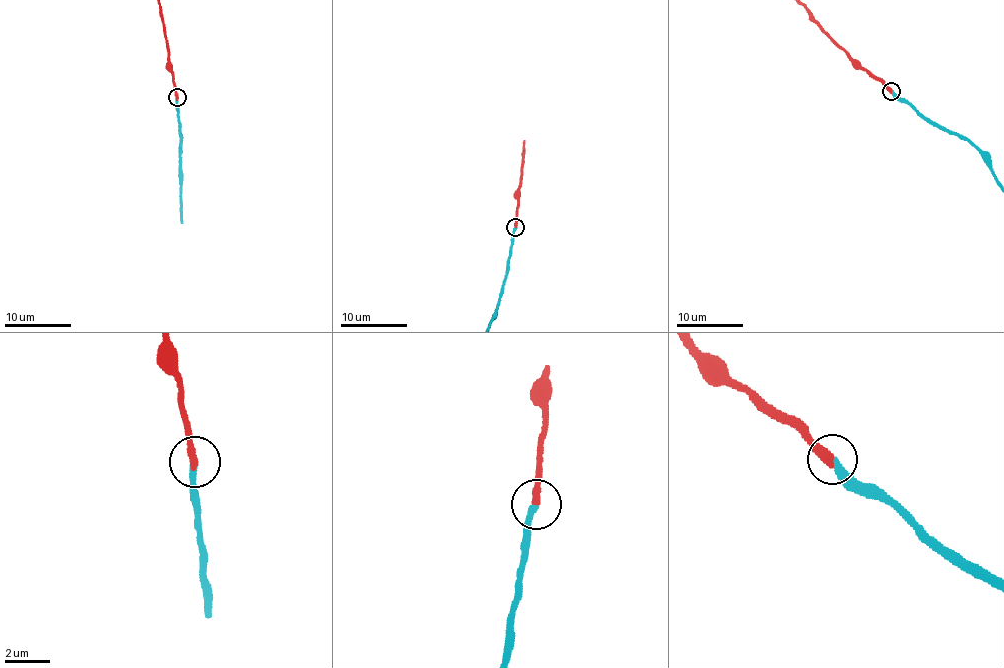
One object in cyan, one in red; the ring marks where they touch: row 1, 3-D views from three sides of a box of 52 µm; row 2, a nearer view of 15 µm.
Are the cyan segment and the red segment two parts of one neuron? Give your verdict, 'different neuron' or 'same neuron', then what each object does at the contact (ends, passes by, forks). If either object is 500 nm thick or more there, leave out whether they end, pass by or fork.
same neuron; cyan ends; red ends

